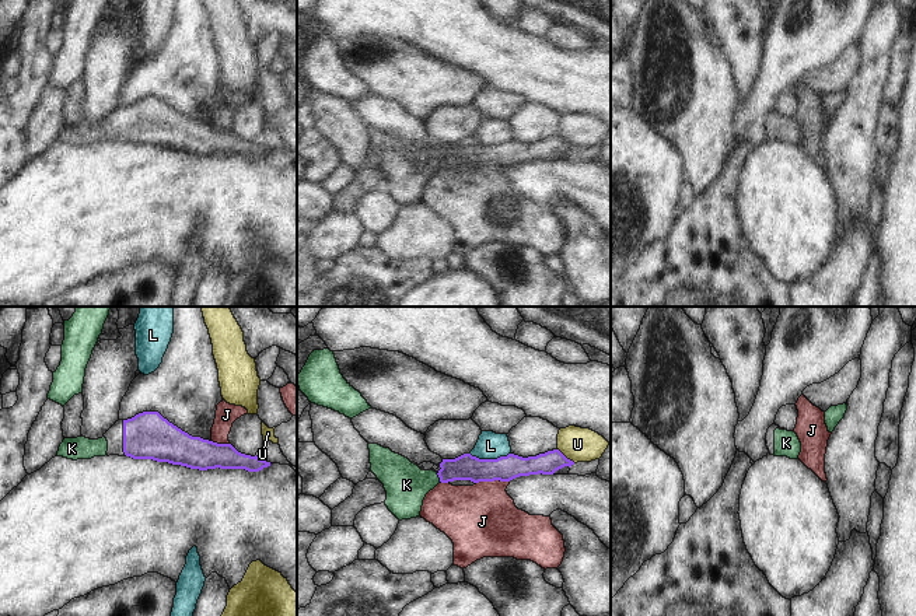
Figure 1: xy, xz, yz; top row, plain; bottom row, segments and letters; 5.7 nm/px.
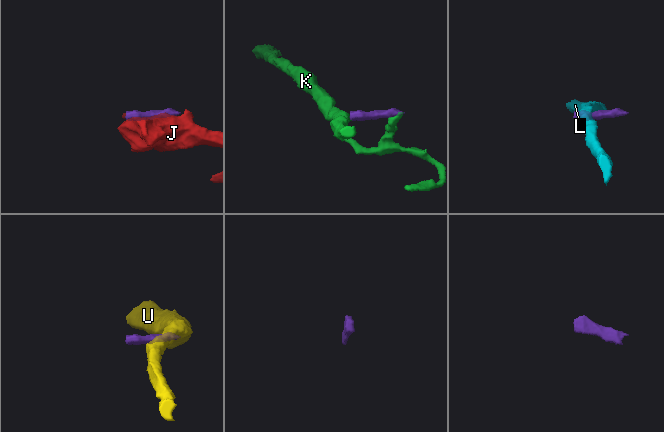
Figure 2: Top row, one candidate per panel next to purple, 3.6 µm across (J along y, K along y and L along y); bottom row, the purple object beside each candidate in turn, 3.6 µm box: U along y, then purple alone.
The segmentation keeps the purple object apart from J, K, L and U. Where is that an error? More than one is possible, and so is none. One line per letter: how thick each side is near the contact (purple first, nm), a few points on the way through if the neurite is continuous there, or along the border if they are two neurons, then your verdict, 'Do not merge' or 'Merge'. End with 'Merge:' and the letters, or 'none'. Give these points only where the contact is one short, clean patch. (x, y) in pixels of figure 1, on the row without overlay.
J: Thickness 140 nm (purple) against 420 nm. Do not merge
K: Thickness 140 nm (purple) against 240 nm. Path across: xz (464, 154), (451, 156), (439, 163), (406, 171). Merge
L: Thickness 140 nm (purple) against 160 nm. Boundary: xz (469, 139), (479, 144), (499, 144), (510, 140). Do not merge
U: Thickness 130 nm (purple) against 200 nm. Boundary: xz (558, 135), (574, 149). Do not merge
Merge: K.

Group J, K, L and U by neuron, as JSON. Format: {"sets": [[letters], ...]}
{"sets": [["J"], ["K"], ["L"], ["U"]]}

